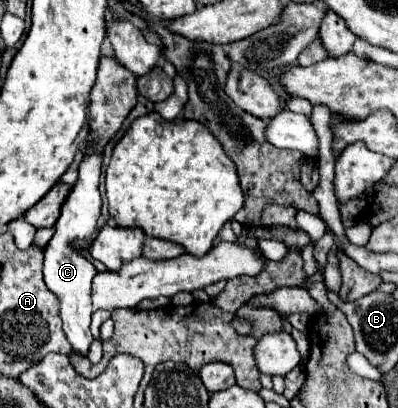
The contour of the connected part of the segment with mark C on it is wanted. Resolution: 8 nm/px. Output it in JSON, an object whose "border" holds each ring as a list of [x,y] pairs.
{"border":[[[92,147],[92,151],[80,161],[78,181],[72,193],[68,195],[66,203],[62,205],[62,215],[56,223],[56,233],[44,249],[44,281],[48,289],[60,299],[60,317],[64,321],[64,333],[72,345],[72,353],[80,357],[88,355],[88,349],[94,341],[90,333],[90,315],[92,315],[90,287],[98,271],[88,259],[84,259],[78,253],[76,245],[82,245],[86,237],[90,237],[96,231],[96,221],[100,217],[100,205],[102,205],[100,191],[98,191],[100,165],[102,165],[102,155]]]}

